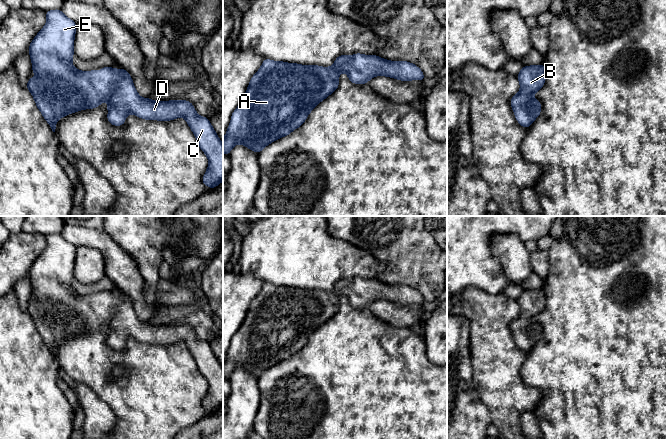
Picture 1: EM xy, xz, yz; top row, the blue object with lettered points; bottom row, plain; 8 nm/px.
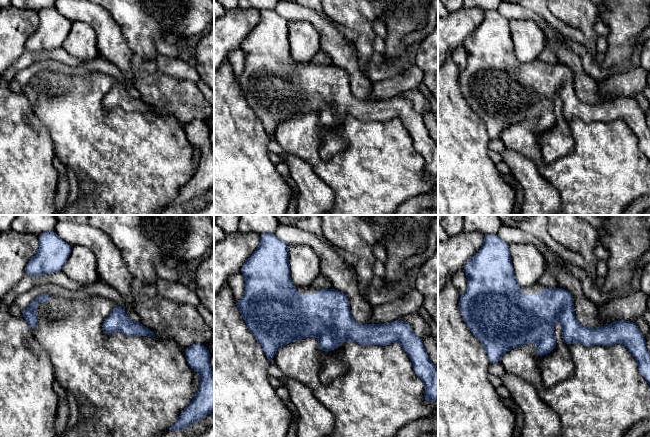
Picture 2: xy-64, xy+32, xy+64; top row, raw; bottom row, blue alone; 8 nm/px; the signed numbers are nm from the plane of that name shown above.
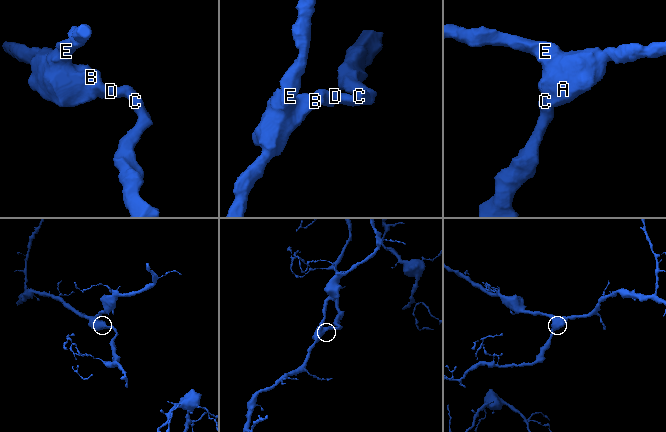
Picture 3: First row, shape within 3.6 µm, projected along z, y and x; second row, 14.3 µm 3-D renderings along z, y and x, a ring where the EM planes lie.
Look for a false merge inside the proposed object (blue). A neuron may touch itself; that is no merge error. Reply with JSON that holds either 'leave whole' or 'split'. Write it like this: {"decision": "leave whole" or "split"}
{"decision": "leave whole"}

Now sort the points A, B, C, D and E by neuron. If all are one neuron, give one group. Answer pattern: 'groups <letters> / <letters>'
groups A B C D E

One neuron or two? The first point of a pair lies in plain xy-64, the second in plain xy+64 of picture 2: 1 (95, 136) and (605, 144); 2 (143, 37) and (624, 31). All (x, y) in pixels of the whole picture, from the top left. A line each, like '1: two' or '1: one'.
1: one
2: two

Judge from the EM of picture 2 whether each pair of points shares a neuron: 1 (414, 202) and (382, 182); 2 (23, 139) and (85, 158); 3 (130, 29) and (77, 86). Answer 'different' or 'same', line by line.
1: different
2: different
3: different

